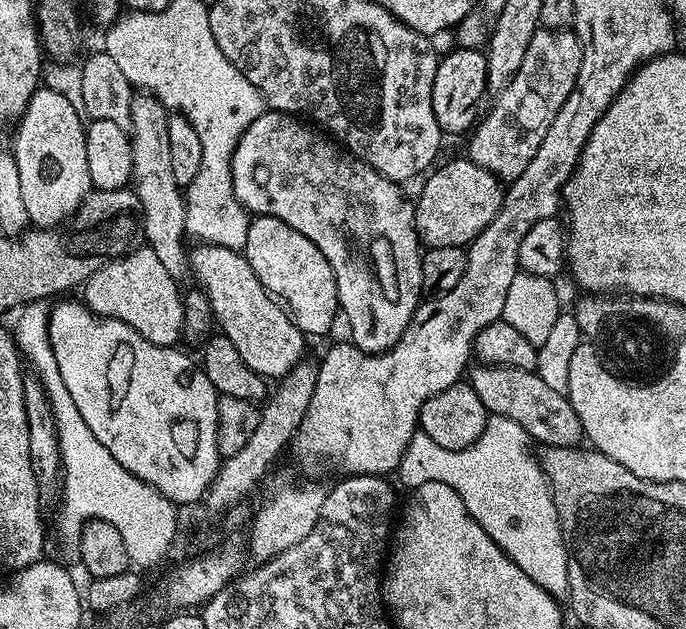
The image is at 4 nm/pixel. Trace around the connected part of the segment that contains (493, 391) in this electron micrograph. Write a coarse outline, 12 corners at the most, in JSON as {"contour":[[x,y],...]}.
{"contour":[[477,363],[470,383],[489,414],[540,446],[575,448],[582,422],[561,389],[531,372]]}

